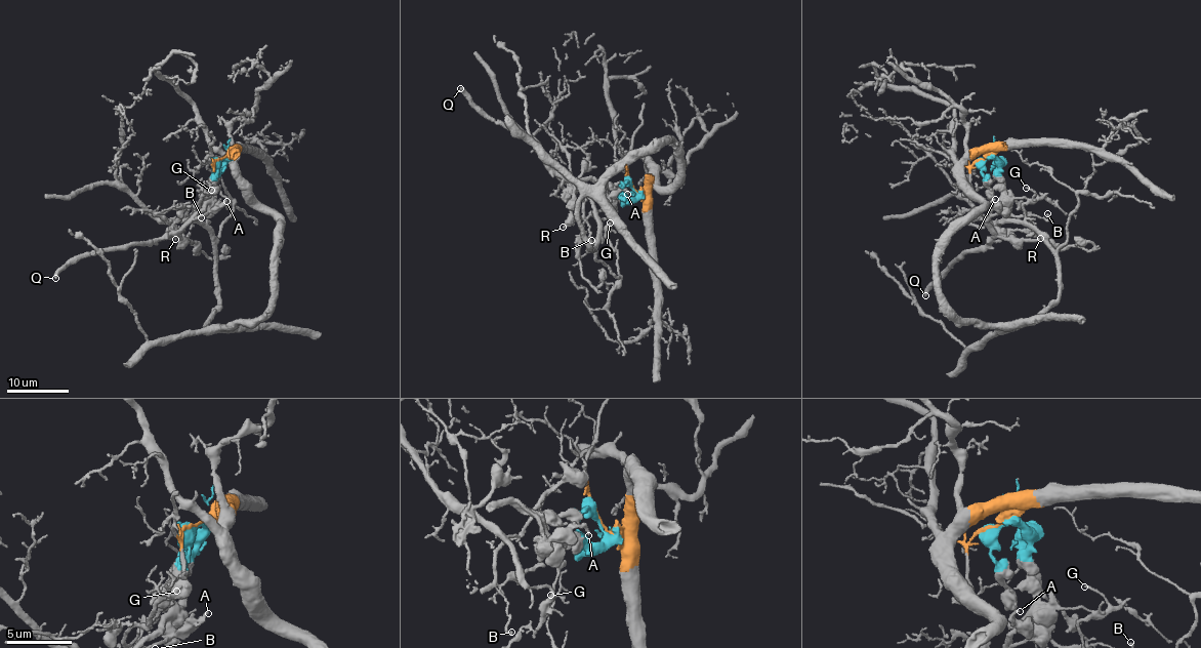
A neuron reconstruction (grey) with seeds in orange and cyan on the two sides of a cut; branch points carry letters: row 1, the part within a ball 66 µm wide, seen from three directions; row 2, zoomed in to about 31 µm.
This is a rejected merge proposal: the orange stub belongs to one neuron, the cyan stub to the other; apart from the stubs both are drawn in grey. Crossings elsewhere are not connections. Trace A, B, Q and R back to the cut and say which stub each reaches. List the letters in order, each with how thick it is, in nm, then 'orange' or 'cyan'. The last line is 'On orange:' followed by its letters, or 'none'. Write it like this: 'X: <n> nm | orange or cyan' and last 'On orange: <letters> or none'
A: 200 nm | cyan
B: 160 nm | orange
Q: 360 nm | cyan
R: 200 nm | cyan
On orange: B

